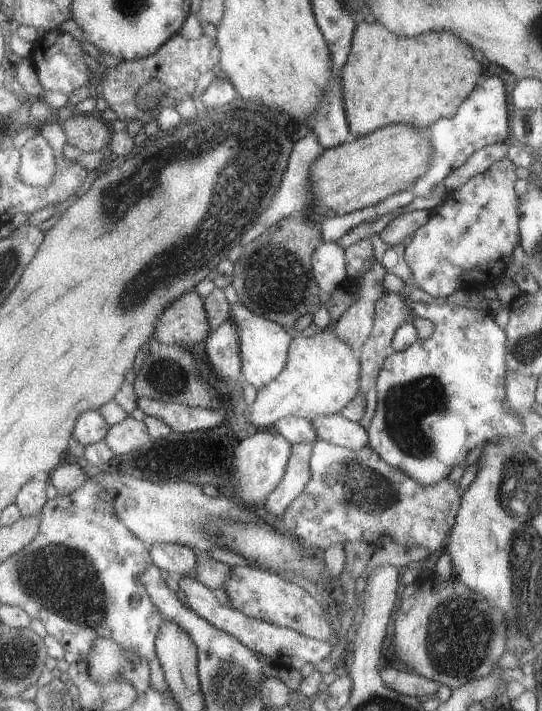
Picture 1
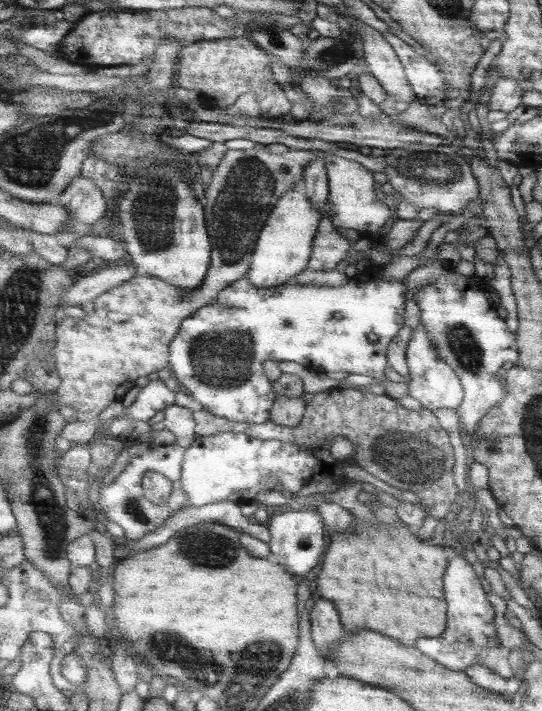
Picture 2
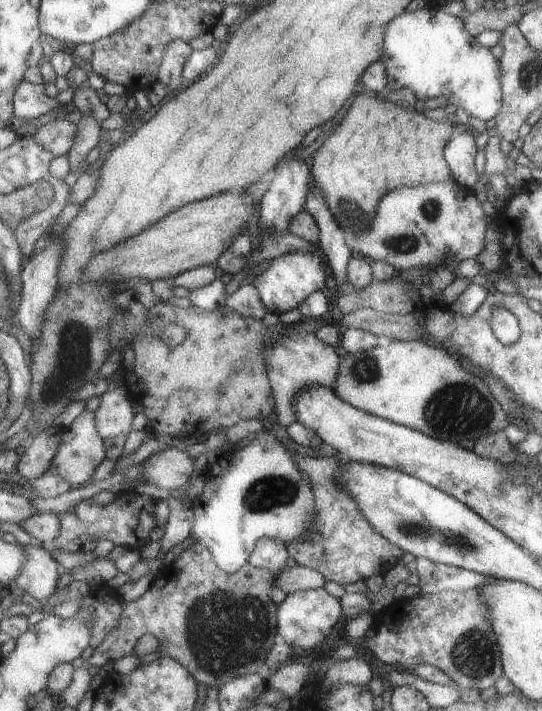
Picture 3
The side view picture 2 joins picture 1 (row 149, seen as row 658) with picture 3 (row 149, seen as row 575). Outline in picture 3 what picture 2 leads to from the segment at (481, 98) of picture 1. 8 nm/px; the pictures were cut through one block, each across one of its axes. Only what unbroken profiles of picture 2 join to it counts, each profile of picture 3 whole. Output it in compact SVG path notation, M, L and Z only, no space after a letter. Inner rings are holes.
M459 130L451 144L445 148L445 160L453 170L453 180L463 186L471 188L479 180L479 164L475 162L477 156L477 134L471 130Z

